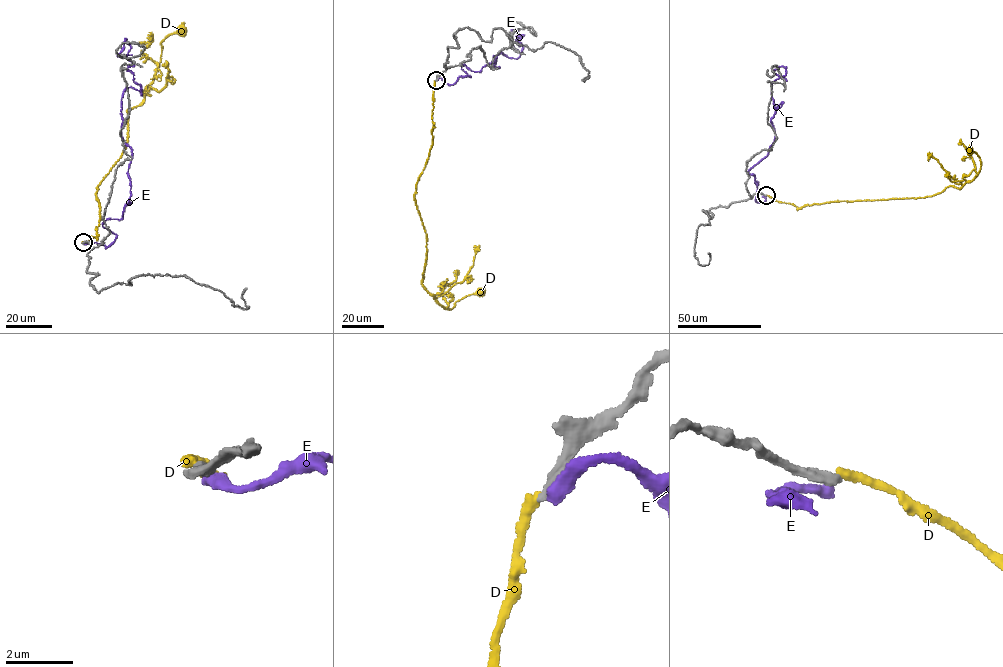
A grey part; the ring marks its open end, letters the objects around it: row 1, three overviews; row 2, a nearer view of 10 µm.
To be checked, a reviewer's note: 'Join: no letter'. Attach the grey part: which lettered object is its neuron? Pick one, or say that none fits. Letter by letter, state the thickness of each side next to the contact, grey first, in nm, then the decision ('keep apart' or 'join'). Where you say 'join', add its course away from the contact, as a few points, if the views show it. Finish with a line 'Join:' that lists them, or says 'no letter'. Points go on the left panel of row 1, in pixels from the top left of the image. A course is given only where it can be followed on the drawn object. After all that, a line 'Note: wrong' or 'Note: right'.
D: calibres 320 and 280 nm; keep apart
E: calibres 360 and 380 nm; keep apart
Join: no letter
Note: right

